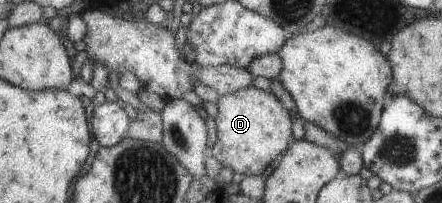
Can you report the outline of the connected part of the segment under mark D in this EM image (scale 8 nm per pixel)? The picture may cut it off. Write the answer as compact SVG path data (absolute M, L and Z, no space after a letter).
M252 85L224 96L216 103L216 140L208 153L222 167L246 176L263 176L263 169L281 157L291 136L291 117L271 92Z

